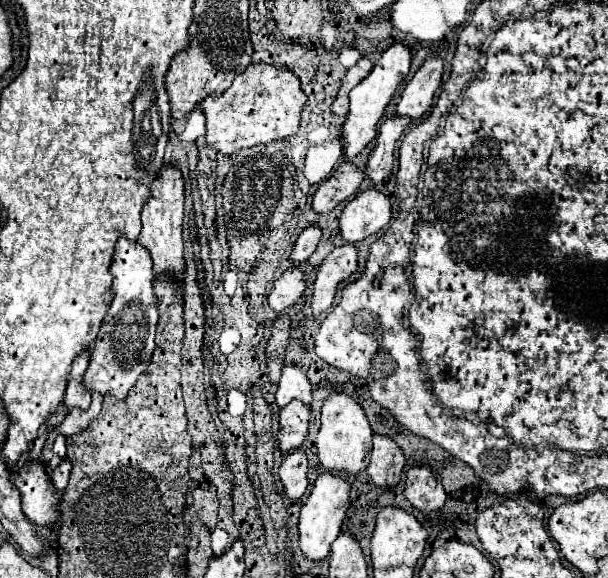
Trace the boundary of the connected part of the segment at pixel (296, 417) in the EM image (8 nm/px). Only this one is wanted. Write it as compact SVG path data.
M290 401L286 407L280 409L280 451L292 453L296 451L306 433L308 433L308 421L310 421L310 407L302 401Z

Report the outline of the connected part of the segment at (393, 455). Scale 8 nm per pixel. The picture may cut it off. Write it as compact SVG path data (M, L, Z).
M374 433L374 447L370 451L370 463L366 467L368 477L372 477L378 487L392 487L398 483L404 463L406 461L402 449L390 437Z

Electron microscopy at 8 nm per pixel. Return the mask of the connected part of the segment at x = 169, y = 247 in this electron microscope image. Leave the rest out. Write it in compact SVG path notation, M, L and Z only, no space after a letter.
M172 163L162 165L156 179L150 185L150 197L142 209L142 231L138 235L140 245L144 245L154 261L154 273L170 273L174 279L184 277L184 243L182 243L182 219L184 219L184 177L180 169Z

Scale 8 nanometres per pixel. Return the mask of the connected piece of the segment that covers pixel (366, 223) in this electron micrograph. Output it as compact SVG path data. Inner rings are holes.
M366 189L346 203L340 217L344 241L358 243L368 235L378 233L392 219L392 205L382 191Z

